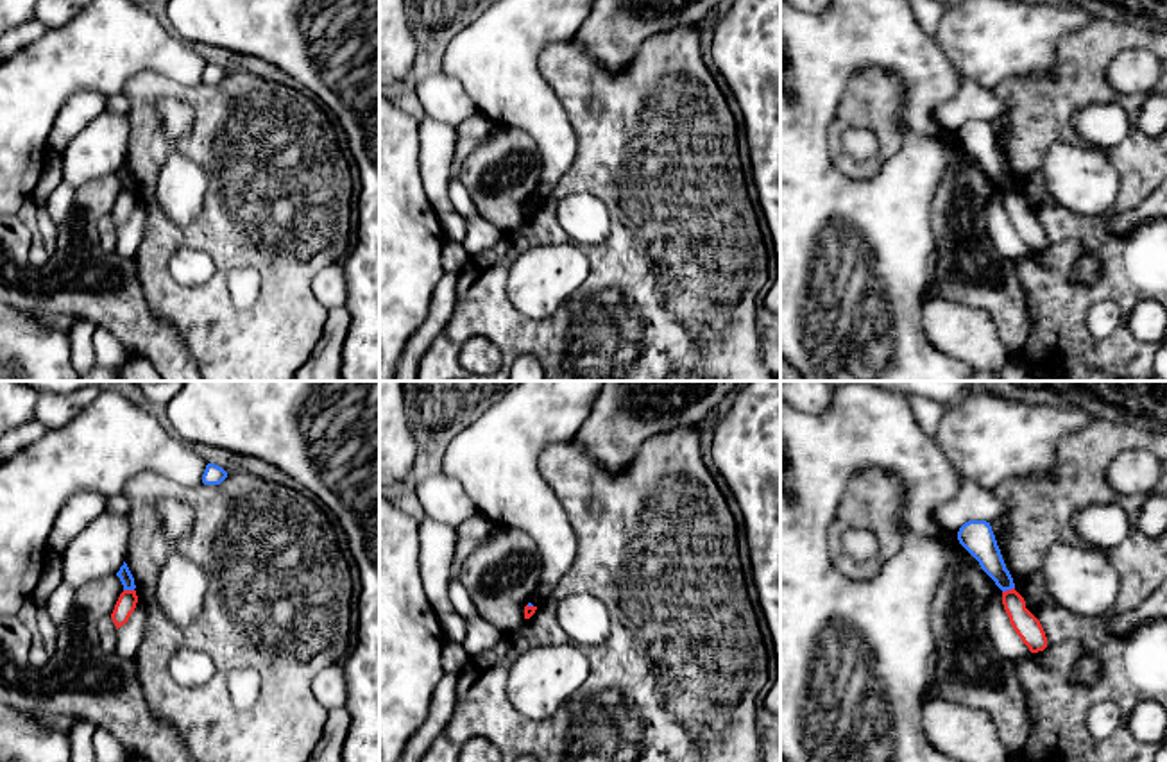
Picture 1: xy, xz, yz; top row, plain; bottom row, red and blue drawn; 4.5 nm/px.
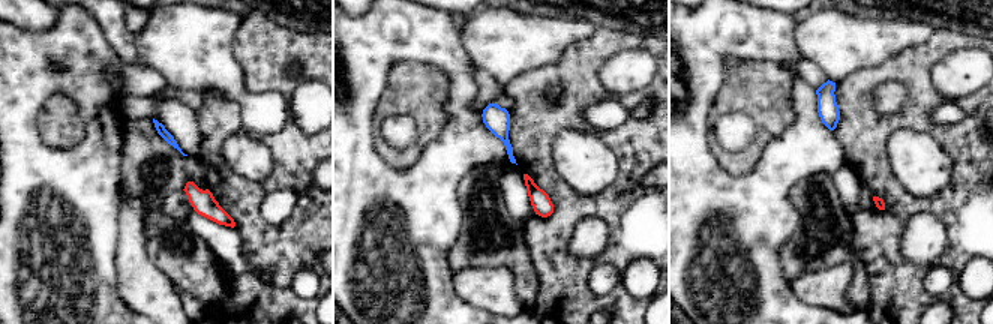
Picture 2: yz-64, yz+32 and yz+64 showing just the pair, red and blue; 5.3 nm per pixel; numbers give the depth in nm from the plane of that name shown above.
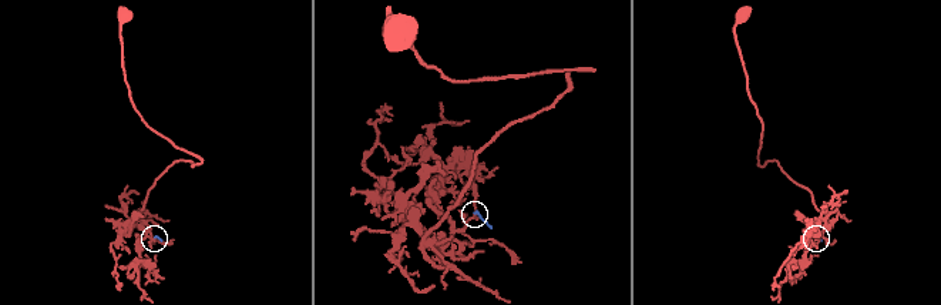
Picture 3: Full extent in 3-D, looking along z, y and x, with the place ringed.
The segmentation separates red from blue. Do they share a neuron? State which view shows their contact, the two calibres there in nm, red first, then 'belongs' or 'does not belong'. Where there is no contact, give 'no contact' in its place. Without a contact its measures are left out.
yz | 110/140 nm | does not belong

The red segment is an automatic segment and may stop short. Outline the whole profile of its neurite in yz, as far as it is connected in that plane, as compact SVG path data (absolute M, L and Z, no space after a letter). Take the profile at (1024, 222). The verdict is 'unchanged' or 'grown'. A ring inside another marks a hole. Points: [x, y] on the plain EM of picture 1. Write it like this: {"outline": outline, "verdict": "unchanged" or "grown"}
{"outline": "M1015 190L1002 191L1002 204L1009 222L1031 252L1047 247L1047 236L1040 220L1026 207L1024 197Z", "verdict": "unchanged"}

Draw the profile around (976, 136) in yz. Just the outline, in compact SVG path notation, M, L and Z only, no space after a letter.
M965 122L958 131L958 140L979 161L981 168L1002 191L1015 188L1013 177L1006 168L990 122Z

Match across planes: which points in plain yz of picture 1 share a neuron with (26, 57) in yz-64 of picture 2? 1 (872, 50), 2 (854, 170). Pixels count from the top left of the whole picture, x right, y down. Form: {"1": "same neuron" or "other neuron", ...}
{"1": "same neuron", "2": "other neuron"}

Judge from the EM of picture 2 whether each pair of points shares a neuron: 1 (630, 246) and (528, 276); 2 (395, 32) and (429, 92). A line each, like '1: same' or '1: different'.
1: different
2: different

